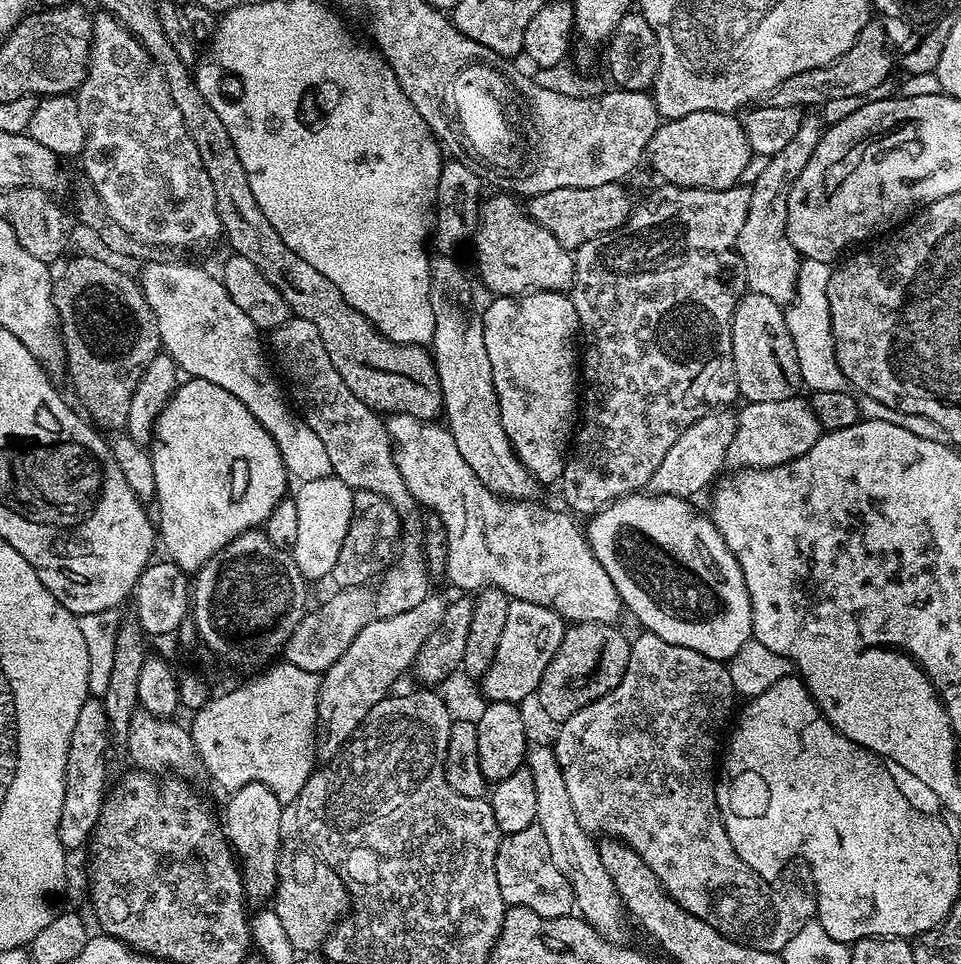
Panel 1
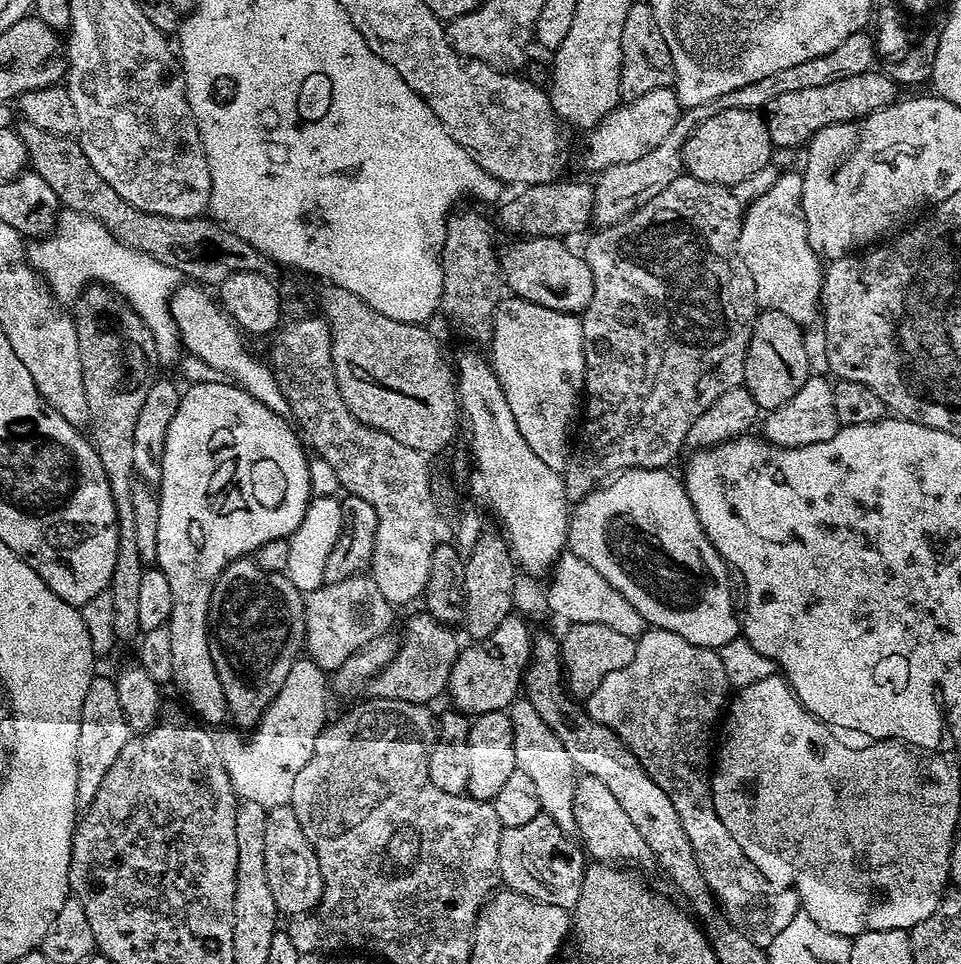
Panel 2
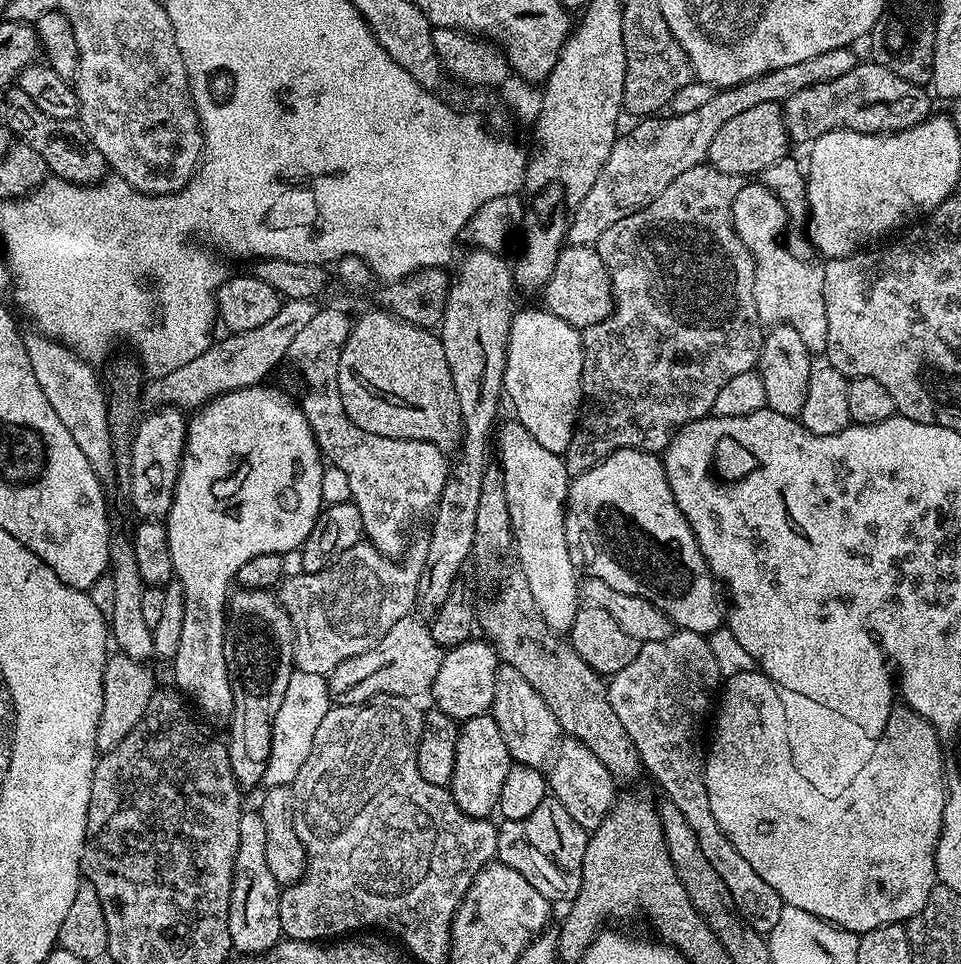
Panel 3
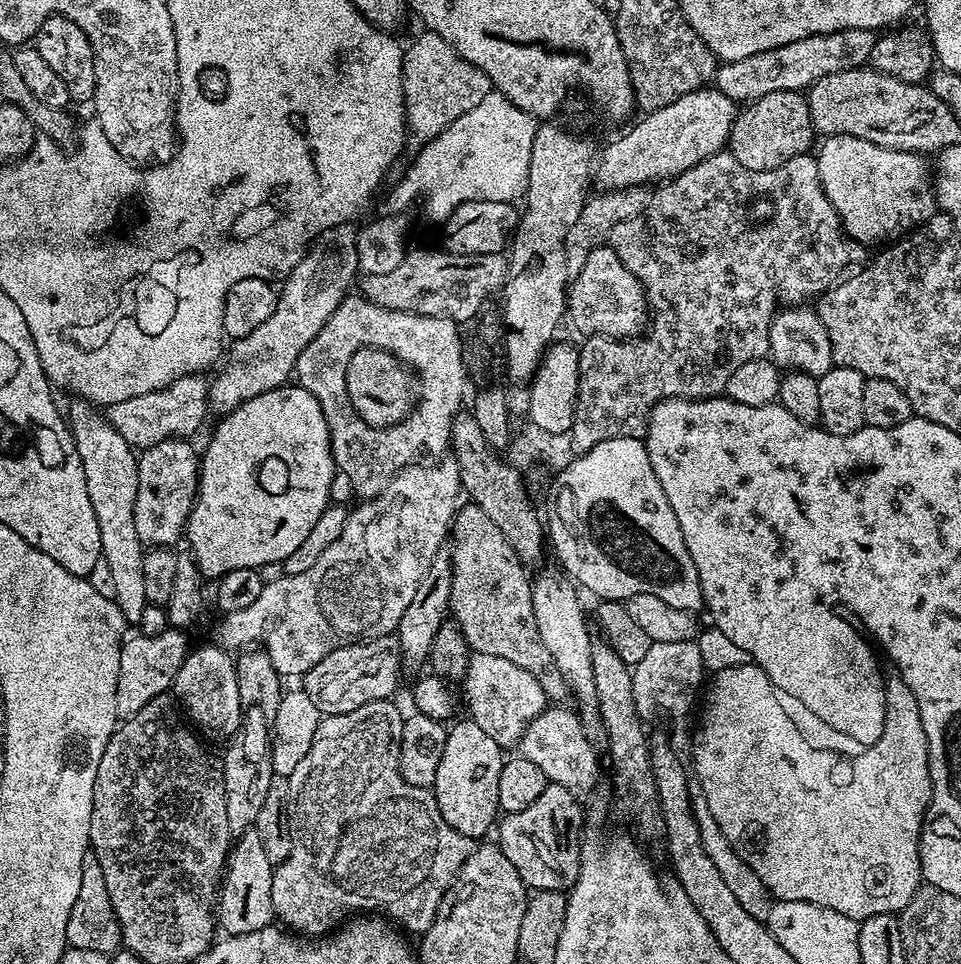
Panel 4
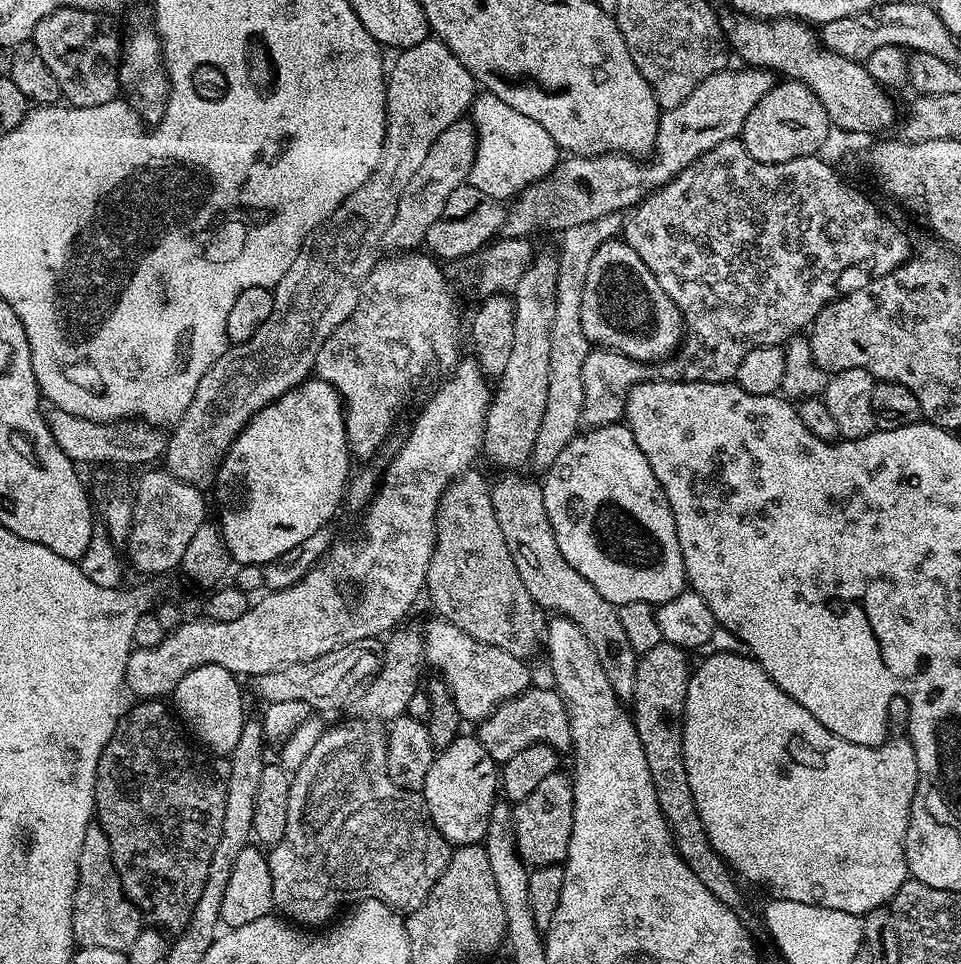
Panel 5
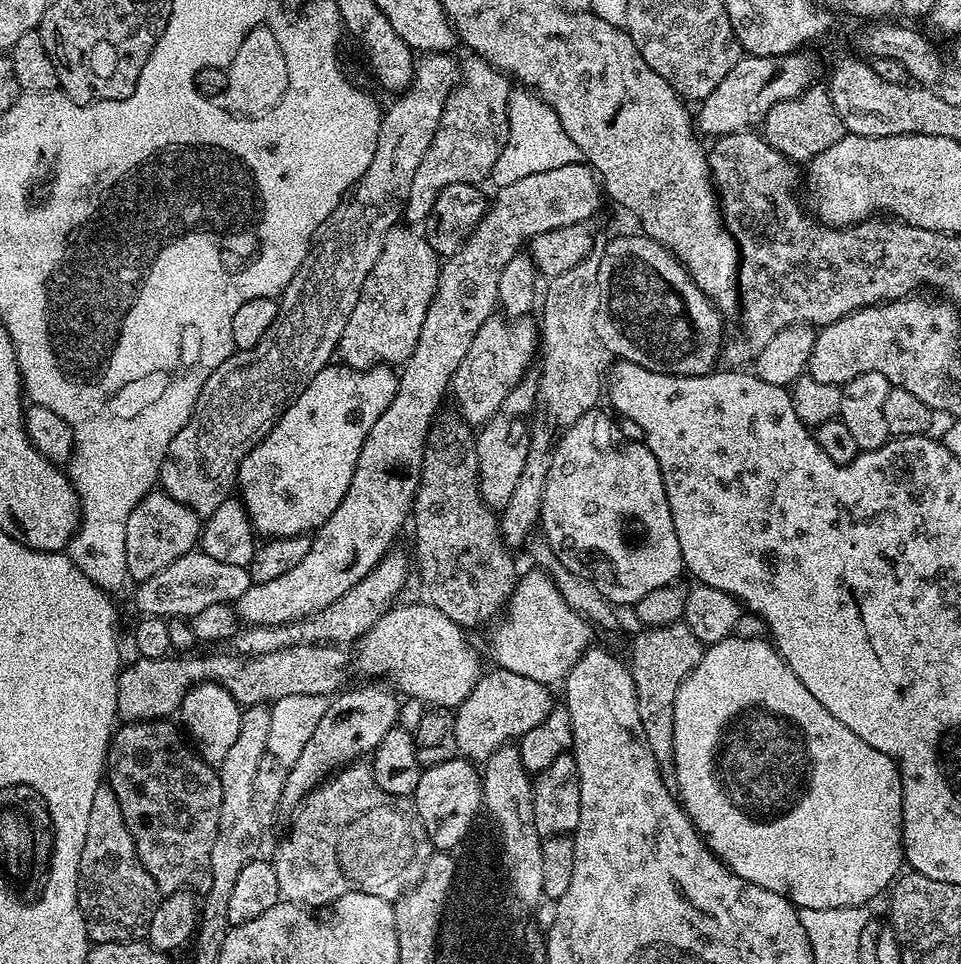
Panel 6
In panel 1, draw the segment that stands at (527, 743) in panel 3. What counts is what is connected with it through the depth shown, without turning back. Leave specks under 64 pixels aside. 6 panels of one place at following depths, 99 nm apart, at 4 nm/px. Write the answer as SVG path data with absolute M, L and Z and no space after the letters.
M533 743L528 750L526 766L530 774L534 774L534 786L538 793L535 824L540 827L542 834L546 834L546 846L550 846L550 858L554 858L554 866L558 866L566 882L570 882L576 899L575 911L603 940L611 944L624 944L628 936L629 917L610 874L606 874L606 866L602 866L600 844L592 841L595 840L593 833L587 832L578 822L578 814L574 814L574 802L570 802L566 778L562 778L555 751L549 745L547 748L544 744Z

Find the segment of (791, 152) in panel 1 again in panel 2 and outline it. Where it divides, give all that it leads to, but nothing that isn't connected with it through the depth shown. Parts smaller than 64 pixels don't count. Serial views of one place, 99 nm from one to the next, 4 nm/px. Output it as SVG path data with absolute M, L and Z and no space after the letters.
M799 171L784 172L748 209L743 209L736 234L736 253L754 278L757 305L778 310L801 326L808 326L821 311L820 287L824 281L821 257L808 244L802 214L802 182Z

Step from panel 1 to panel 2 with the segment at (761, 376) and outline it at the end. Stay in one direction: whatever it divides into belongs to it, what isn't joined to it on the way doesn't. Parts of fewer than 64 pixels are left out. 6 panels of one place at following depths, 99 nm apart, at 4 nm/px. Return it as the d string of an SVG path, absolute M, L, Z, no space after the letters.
M778 310L761 311L752 324L752 337L750 346L746 350L742 387L750 390L754 402L761 410L770 413L786 402L790 402L790 398L794 398L794 394L802 390L809 375L810 369L801 325L795 324L789 316Z

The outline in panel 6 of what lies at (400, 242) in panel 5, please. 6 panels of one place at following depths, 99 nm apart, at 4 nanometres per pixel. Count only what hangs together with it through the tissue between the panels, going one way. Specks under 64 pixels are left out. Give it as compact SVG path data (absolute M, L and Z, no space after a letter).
M468 59L472 60L462 64L458 83L448 94L448 101L442 110L442 118L434 130L434 138L430 142L426 154L422 154L422 162L418 162L418 170L414 170L414 178L410 182L408 196L402 201L402 216L409 225L423 225L438 198L438 194L442 190L446 190L446 186L454 186L454 182L479 185L484 182L480 180L487 181L492 175L493 166L498 162L498 154L504 149L508 126L508 101L510 99L509 77L499 72L493 64L487 64L484 60Z

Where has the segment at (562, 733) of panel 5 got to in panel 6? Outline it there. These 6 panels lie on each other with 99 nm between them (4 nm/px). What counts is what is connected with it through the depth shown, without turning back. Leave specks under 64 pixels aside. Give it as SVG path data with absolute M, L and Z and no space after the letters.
M504 668L492 670L489 676L488 673L481 675L474 690L470 690L468 697L454 712L454 738L458 738L459 755L473 762L483 762L509 742L519 741L526 734L526 730L534 730L534 726L541 724L550 714L554 700L548 692L551 692L549 685L534 682L534 678L522 678L522 674L514 674Z

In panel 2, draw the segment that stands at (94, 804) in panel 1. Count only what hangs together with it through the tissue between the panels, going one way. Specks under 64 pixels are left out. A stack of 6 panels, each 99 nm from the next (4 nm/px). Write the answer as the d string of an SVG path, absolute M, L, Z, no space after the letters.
M93 675L90 686L86 690L86 698L80 711L80 729L78 730L78 794L77 805L81 809L94 802L94 794L98 794L98 786L102 786L102 778L106 778L106 770L122 754L122 746L130 738L128 721L124 719L122 702L118 700L115 679Z

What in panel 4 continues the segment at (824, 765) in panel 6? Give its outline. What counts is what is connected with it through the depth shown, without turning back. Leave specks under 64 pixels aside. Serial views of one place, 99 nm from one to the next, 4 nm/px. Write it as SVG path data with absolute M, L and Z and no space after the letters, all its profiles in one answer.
M750 663L750 664L746 664L746 665L740 665L740 666L734 666L734 667L733 667L733 668L730 668L730 669L722 669L722 670L721 670L721 671L720 671L720 672L718 672L718 673L715 673L715 675L713 675L713 676L712 676L712 677L711 677L711 680L710 680L710 683L709 683L709 684L708 684L708 685L707 685L707 688L708 688L708 687L709 687L709 688L708 688L708 693L706 693L706 692L707 692L707 688L706 688L706 691L705 691L705 692L704 692L704 693L703 693L703 696L702 696L702 707L701 707L701 708L700 708L700 709L699 709L699 712L700 712L700 711L701 711L701 712L700 712L700 725L698 725L698 726L697 726L697 728L696 728L696 741L694 741L694 742L693 742L693 744L692 744L692 764L691 764L691 760L690 760L690 766L691 766L691 769L692 769L692 770L693 770L693 771L694 771L694 780L695 780L695 783L696 783L696 780L697 780L697 782L698 782L698 783L700 783L700 788L698 788L698 792L699 792L699 795L701 795L701 796L704 796L704 797L705 797L705 798L706 798L706 806L707 806L707 807L708 807L708 809L709 809L709 810L710 810L710 814L714 814L714 822L718 822L718 826L722 826L722 834L726 834L726 838L730 838L730 846L734 846L734 850L735 850L735 851L736 851L736 852L737 852L737 854L739 854L739 856L741 856L741 858L743 858L743 859L744 859L744 861L745 861L745 862L746 862L746 866L750 866L750 870L754 870L754 874L758 874L758 878L762 878L762 882L763 882L763 883L764 883L764 885L765 885L765 886L766 886L766 887L767 887L767 888L768 888L768 890L769 890L769 892L771 892L771 893L772 893L772 895L773 895L773 897L775 897L775 899L776 899L776 900L789 900L789 901L790 901L790 902L810 902L810 903L811 903L811 904L817 904L817 905L818 905L818 906L826 906L826 907L827 907L827 908L829 908L829 909L830 909L830 910L838 910L838 914L846 914L846 918L854 918L854 919L855 919L855 920L857 920L857 922L859 922L859 921L861 921L861 920L865 920L865 919L866 919L866 918L870 918L870 917L871 917L871 916L873 916L873 915L874 915L874 914L898 914L898 913L900 913L900 912L901 912L901 910L902 910L902 909L903 909L903 908L904 908L904 907L906 907L906 905L907 905L907 904L908 904L908 903L909 903L909 902L911 902L911 901L912 901L912 899L913 899L913 898L914 898L914 894L915 894L915 893L916 893L916 891L917 891L917 890L919 890L919 889L920 889L920 888L921 888L921 887L922 887L922 877L921 877L921 874L920 874L920 827L921 827L921 826L923 826L923 825L924 825L924 813L925 813L925 812L927 812L927 810L928 810L928 806L929 806L929 804L931 804L931 803L932 803L932 779L931 779L931 778L930 778L930 762L929 762L929 761L928 761L928 743L927 743L927 742L926 742L926 730L922 730L922 714L918 714L918 698L914 698L914 694L913 694L913 693L912 693L912 692L910 692L910 691L907 691L907 690L905 690L905 692L903 692L903 693L902 693L902 694L890 694L890 695L889 695L889 696L888 696L888 701L887 701L887 708L886 708L886 710L885 710L885 716L884 716L884 722L883 722L883 725L882 725L882 727L881 727L881 729L880 729L880 734L879 734L879 736L877 736L877 738L876 738L876 740L875 740L875 741L874 741L874 743L872 743L872 744L869 744L869 745L867 745L867 747L865 747L865 748L864 748L864 749L863 749L863 751L861 751L861 752L864 752L864 753L862 753L862 754L861 754L861 756L860 756L860 757L858 757L858 758L857 758L857 760L856 760L856 761L854 761L854 762L853 762L853 764L852 764L852 777L850 777L850 778L849 778L849 780L848 780L848 781L846 781L846 782L845 782L845 784L835 784L835 782L834 782L834 781L832 781L832 760L831 760L831 758L830 758L830 757L828 757L828 756L827 756L827 754L826 754L826 753L824 753L824 752L819 752L819 750L818 750L818 749L816 749L816 748L811 748L811 746L810 746L810 745L808 745L808 744L807 744L807 742L806 742L806 741L804 741L804 736L803 736L803 734L802 734L802 733L800 733L800 732L799 732L799 730L798 730L798 729L796 729L796 724L795 724L795 722L794 722L794 721L792 721L792 720L791 720L791 718L790 718L790 717L788 717L788 712L787 712L787 710L786 710L786 709L784 709L784 704L785 704L785 701L784 701L784 700L783 700L783 699L781 699L781 697L780 697L780 696L779 696L779 695L778 695L778 690L777 690L777 689L776 689L776 687L775 687L775 686L774 686L774 685L772 685L772 683L771 683L771 682L770 682L770 678L769 678L769 677L768 677L768 675L766 675L766 673L765 673L765 672L764 672L764 671L762 671L762 670L761 670L761 668L760 668L760 667L758 667L758 666L757 666L757 665L756 665L756 664L754 664L754 663Z

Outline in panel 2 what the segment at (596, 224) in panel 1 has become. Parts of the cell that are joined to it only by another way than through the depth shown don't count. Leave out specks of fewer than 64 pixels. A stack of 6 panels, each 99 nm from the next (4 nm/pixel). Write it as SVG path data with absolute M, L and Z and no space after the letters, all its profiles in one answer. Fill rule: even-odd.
M564 180L548 184L521 187L517 196L505 199L499 205L500 224L516 238L529 236L554 236L569 238L575 232L583 230L592 219L592 189L593 185L579 184L576 180ZM561 183L561 184L560 184ZM505 203L505 204L504 204ZM504 204L504 205L503 205Z

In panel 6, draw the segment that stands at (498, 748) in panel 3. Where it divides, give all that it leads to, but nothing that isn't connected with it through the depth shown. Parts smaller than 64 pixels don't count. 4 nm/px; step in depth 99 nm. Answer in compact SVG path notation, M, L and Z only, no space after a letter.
M457 758L423 769L414 793L414 803L433 849L451 853L452 848L467 838L468 831L473 831L482 808L482 776L477 765L467 758Z

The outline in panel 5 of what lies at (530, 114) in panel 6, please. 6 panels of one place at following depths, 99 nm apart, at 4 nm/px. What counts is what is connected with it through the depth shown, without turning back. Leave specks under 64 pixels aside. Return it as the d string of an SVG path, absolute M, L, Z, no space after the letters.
M481 91L472 101L470 120L478 133L478 143L476 162L472 165L467 183L490 194L496 200L504 202L519 196L525 188L553 172L561 159L562 152L557 148L554 138L550 138L550 134L546 134L546 130L542 130L542 126L538 126L534 118L526 118L526 114L518 114L514 106L506 106L506 102L499 100L493 92Z

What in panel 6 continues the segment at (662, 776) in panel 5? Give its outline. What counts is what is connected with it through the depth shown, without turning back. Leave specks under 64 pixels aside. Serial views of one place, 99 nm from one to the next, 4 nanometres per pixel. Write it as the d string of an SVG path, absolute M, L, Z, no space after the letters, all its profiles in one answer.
M683 622L644 628L632 644L630 671L638 698L640 730L645 744L665 774L671 773L674 768L674 698L678 698L684 679L692 673L694 666L698 666L705 647L705 644L698 642L698 638L694 638L694 634L690 634Z

